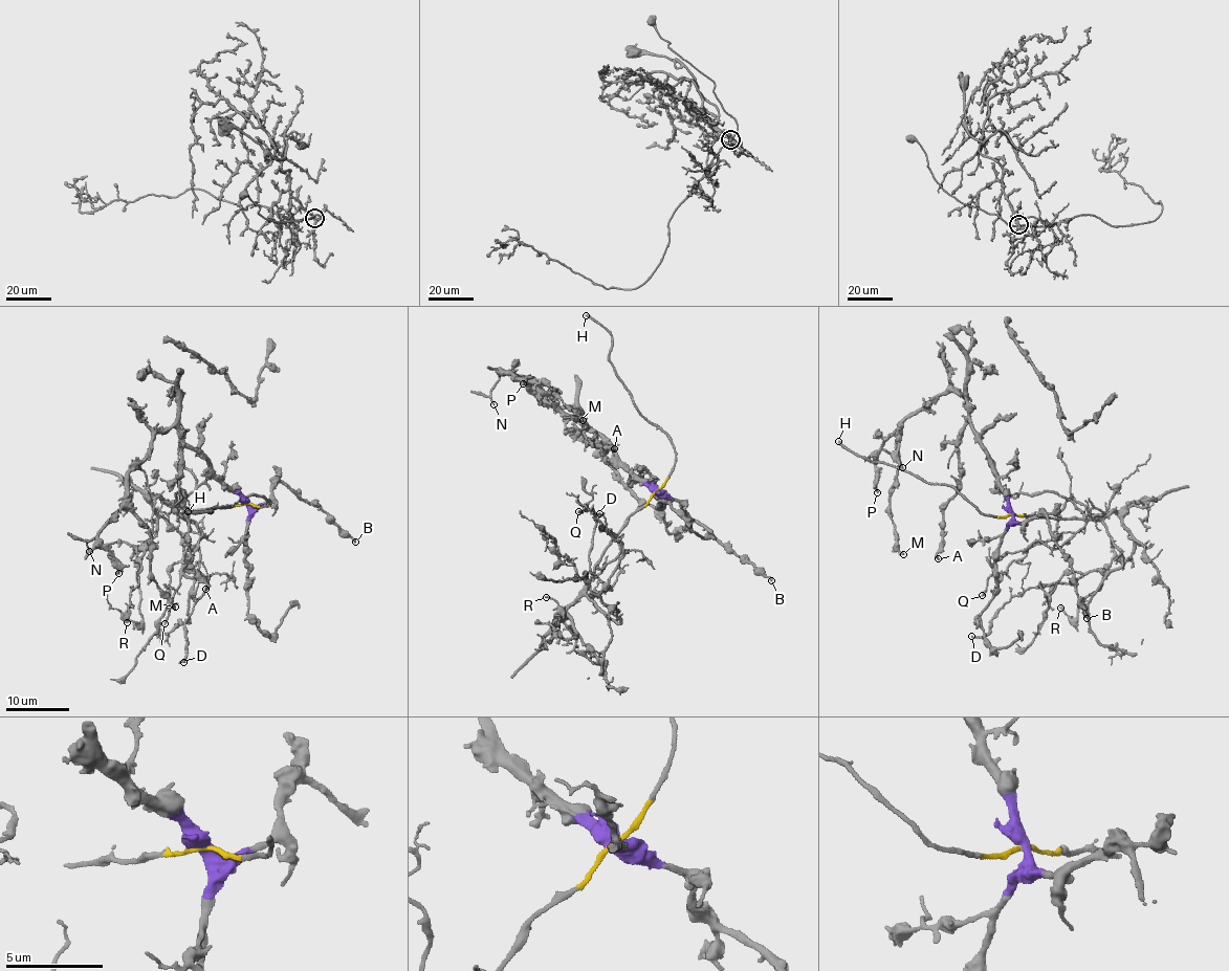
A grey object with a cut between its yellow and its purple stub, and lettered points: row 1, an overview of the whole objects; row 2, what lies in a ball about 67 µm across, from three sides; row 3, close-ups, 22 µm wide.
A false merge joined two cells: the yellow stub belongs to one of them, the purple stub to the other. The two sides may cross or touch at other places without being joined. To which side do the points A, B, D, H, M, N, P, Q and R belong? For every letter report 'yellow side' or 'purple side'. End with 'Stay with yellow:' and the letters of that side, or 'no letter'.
A: purple side
B: purple side
D: yellow side
H: yellow side
M: purple side
N: purple side
P: purple side
Q: yellow side
R: yellow side
Stay with yellow: D, H, Q, R

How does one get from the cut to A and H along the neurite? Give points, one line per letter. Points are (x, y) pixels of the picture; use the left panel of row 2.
A: (247, 502), (215, 473), (211, 461), (182, 449), (178, 479), (189, 524), (189, 565), (206, 585), (204, 589)
H: (247, 502), (259, 508), (267, 506), (268, 500), (251, 494), (231, 507), (195, 513), (188, 511)

